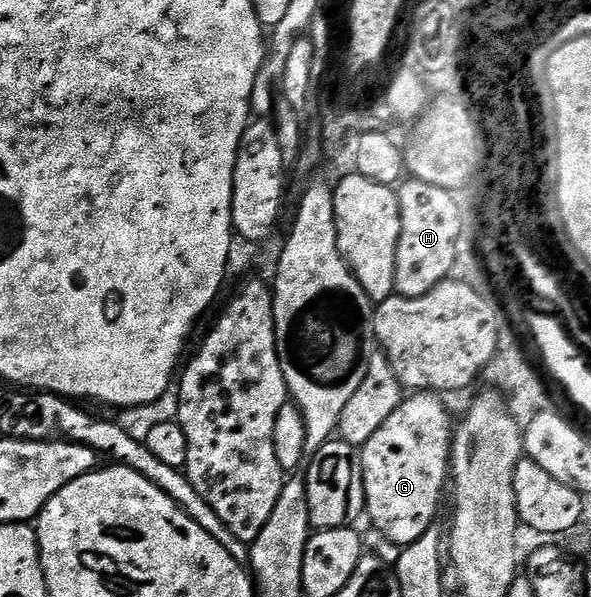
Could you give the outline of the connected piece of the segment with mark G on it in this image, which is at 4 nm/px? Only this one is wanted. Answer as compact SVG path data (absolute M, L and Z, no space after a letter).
M412 392L400 403L400 407L390 412L390 420L366 440L360 450L360 463L364 477L364 504L366 518L369 518L386 537L397 542L397 547L408 546L420 536L432 523L437 521L436 509L440 506L440 493L450 474L450 451L454 433L453 419L436 392Z

